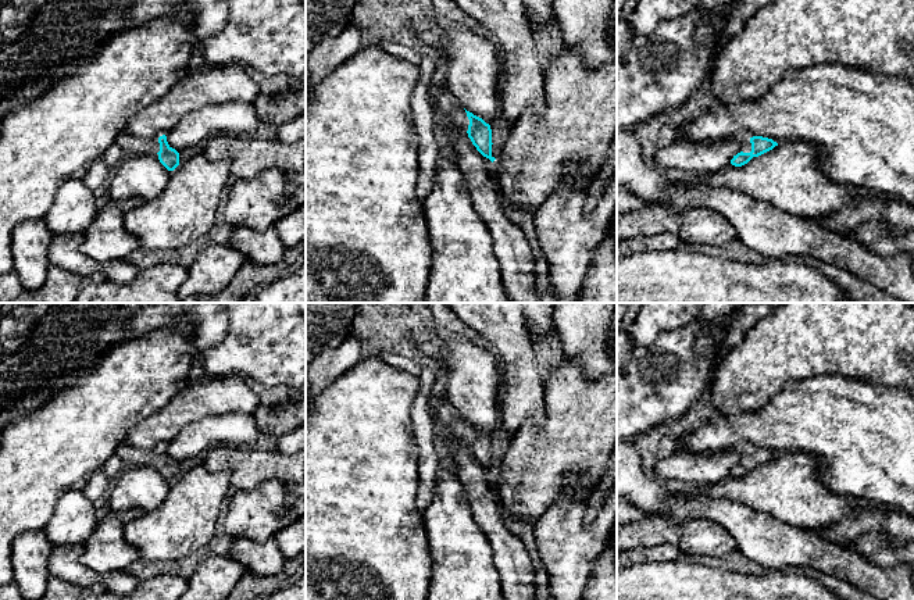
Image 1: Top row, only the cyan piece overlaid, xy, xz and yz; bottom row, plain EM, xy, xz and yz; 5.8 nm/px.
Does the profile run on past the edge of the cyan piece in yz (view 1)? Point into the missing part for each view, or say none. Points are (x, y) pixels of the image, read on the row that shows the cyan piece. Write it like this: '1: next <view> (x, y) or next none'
1: next yz (745, 143)

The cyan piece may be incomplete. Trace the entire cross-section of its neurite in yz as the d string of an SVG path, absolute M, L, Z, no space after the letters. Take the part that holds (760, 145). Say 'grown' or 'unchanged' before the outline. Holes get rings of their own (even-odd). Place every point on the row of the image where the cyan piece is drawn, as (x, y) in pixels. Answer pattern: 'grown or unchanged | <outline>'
grown | M763 136L739 138L739 144L740 151L731 160L731 164L735 167L742 167L747 164L753 157L758 157L778 146L778 143L772 139Z

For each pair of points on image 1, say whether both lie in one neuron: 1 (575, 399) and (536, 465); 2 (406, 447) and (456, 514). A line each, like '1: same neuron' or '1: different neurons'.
1: same neuron
2: different neurons

